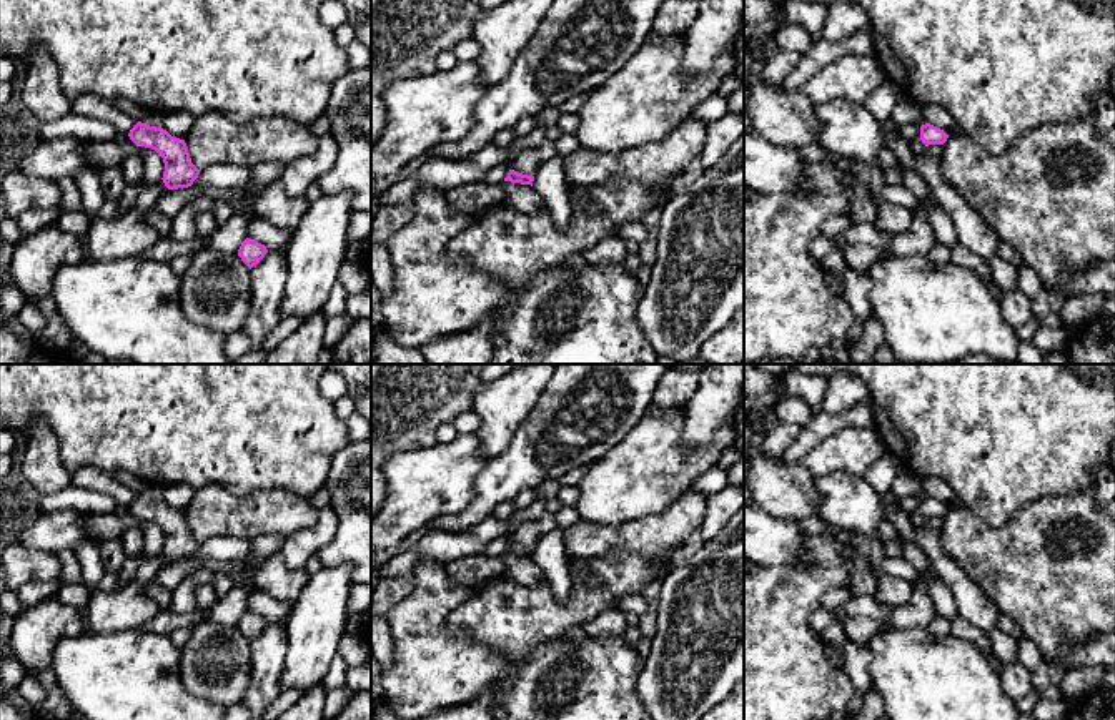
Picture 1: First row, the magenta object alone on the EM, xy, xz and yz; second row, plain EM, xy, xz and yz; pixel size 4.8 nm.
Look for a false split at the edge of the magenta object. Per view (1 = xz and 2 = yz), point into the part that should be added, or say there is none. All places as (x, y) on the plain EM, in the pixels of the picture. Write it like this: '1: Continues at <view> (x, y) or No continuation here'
1: No continuation here
2: No continuation here

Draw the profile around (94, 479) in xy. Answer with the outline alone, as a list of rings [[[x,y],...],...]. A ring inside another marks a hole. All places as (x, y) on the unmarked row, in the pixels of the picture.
[[[97,467],[78,469],[70,474],[68,484],[93,492],[105,492],[116,501],[118,507],[128,507],[138,496],[133,489],[123,486],[116,477]]]

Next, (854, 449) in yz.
[[[849,426],[820,441],[800,462],[812,477],[837,471],[865,476],[884,452],[885,446],[875,427]]]

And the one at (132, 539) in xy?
[[[130,527],[120,537],[126,557],[138,555],[143,552],[143,534],[140,527]]]

